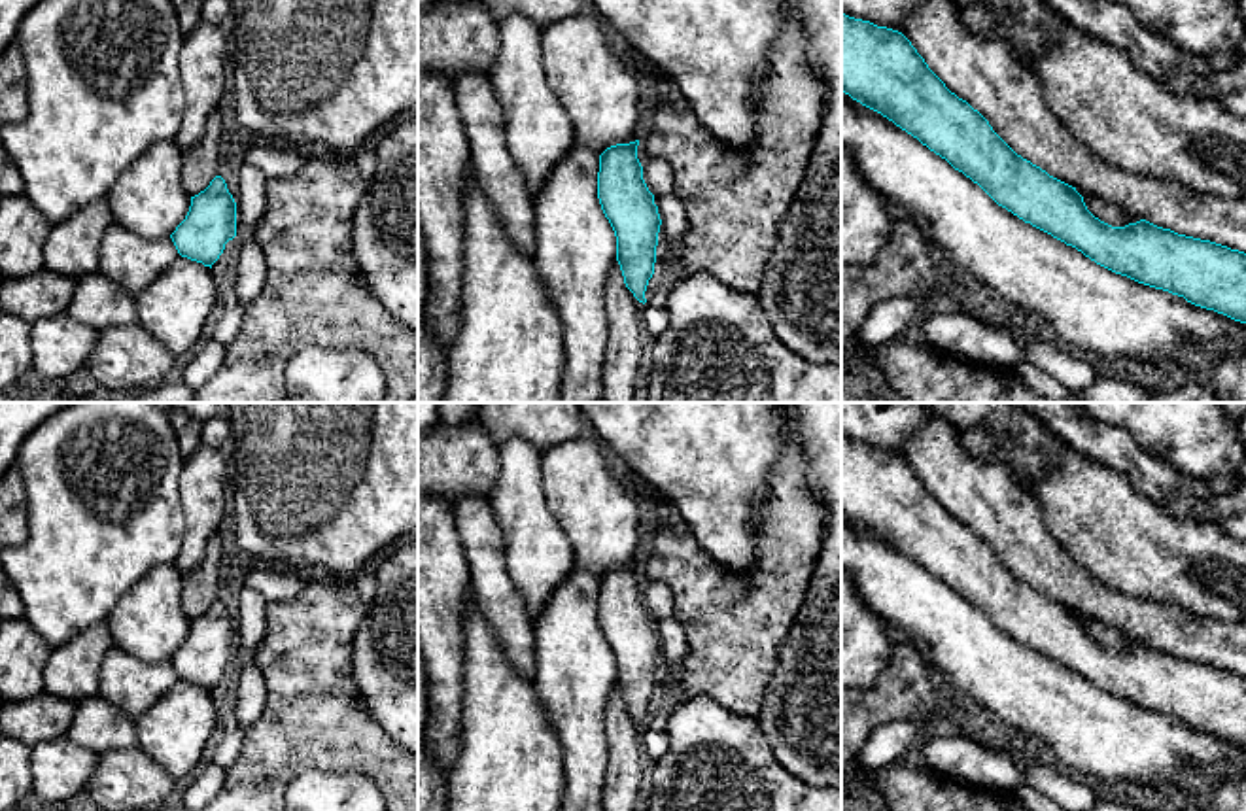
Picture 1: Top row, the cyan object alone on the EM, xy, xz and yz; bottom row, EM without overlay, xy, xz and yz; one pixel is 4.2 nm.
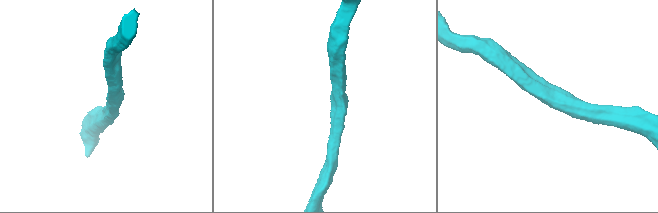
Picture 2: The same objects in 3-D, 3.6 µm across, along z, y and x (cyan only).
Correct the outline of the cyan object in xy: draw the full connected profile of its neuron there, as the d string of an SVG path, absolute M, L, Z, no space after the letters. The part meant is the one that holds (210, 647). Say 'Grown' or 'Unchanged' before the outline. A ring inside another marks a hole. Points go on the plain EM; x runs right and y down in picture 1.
Unchanged. M221 599L191 620L185 643L170 658L178 677L210 690L236 660L236 626Z

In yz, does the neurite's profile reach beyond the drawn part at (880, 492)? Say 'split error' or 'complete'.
complete

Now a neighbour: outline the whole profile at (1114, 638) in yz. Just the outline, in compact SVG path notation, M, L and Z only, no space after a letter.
M1076 613L1076 614L1083 620L1083 626L1085 626L1087 633L1095 641L1099 641L1100 645L1104 645L1112 650L1125 650L1129 647L1136 647L1136 645L1142 643L1140 639L1136 639L1129 631L1123 631L1117 626L1106 624L1099 618L1083 616L1080 613Z

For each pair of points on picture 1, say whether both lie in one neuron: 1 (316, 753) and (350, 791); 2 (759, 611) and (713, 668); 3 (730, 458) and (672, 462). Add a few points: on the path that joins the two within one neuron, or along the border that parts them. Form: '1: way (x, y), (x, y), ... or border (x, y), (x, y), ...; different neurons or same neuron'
1: border (292, 781), (309, 772), (360, 772), (377, 789); different neurons
2: way (745, 624), (734, 636), (734, 645), (726, 655); same neuron
3: way (715, 458), (687, 458); same neuron

